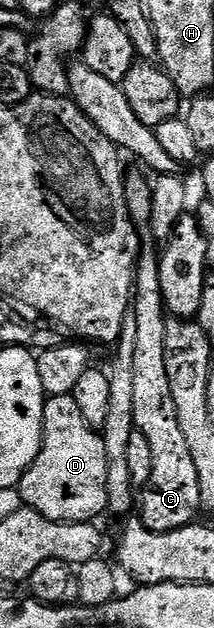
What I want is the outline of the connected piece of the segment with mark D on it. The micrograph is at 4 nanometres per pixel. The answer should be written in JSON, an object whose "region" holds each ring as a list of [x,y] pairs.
{"region":[[[73,395],[49,396],[44,405],[42,418],[42,448],[17,485],[22,494],[22,502],[36,513],[57,523],[94,523],[97,515],[105,516],[108,505],[108,461],[104,453],[104,441],[95,428],[89,427],[80,417],[80,405],[76,405]]]}

